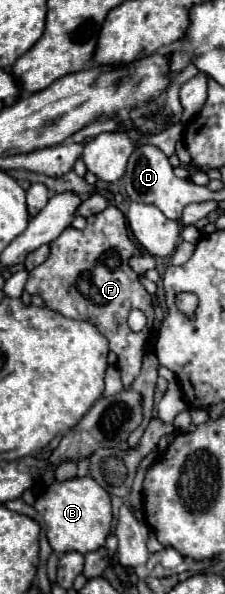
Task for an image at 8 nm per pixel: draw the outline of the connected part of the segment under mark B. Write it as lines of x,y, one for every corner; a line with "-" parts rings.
73,477
67,481
53,481
43,495
37,497
35,505
37,513
43,517
47,525
47,539
55,553
79,551
89,553
105,545
105,537
111,529
111,501
109,493
93,479
93,477

